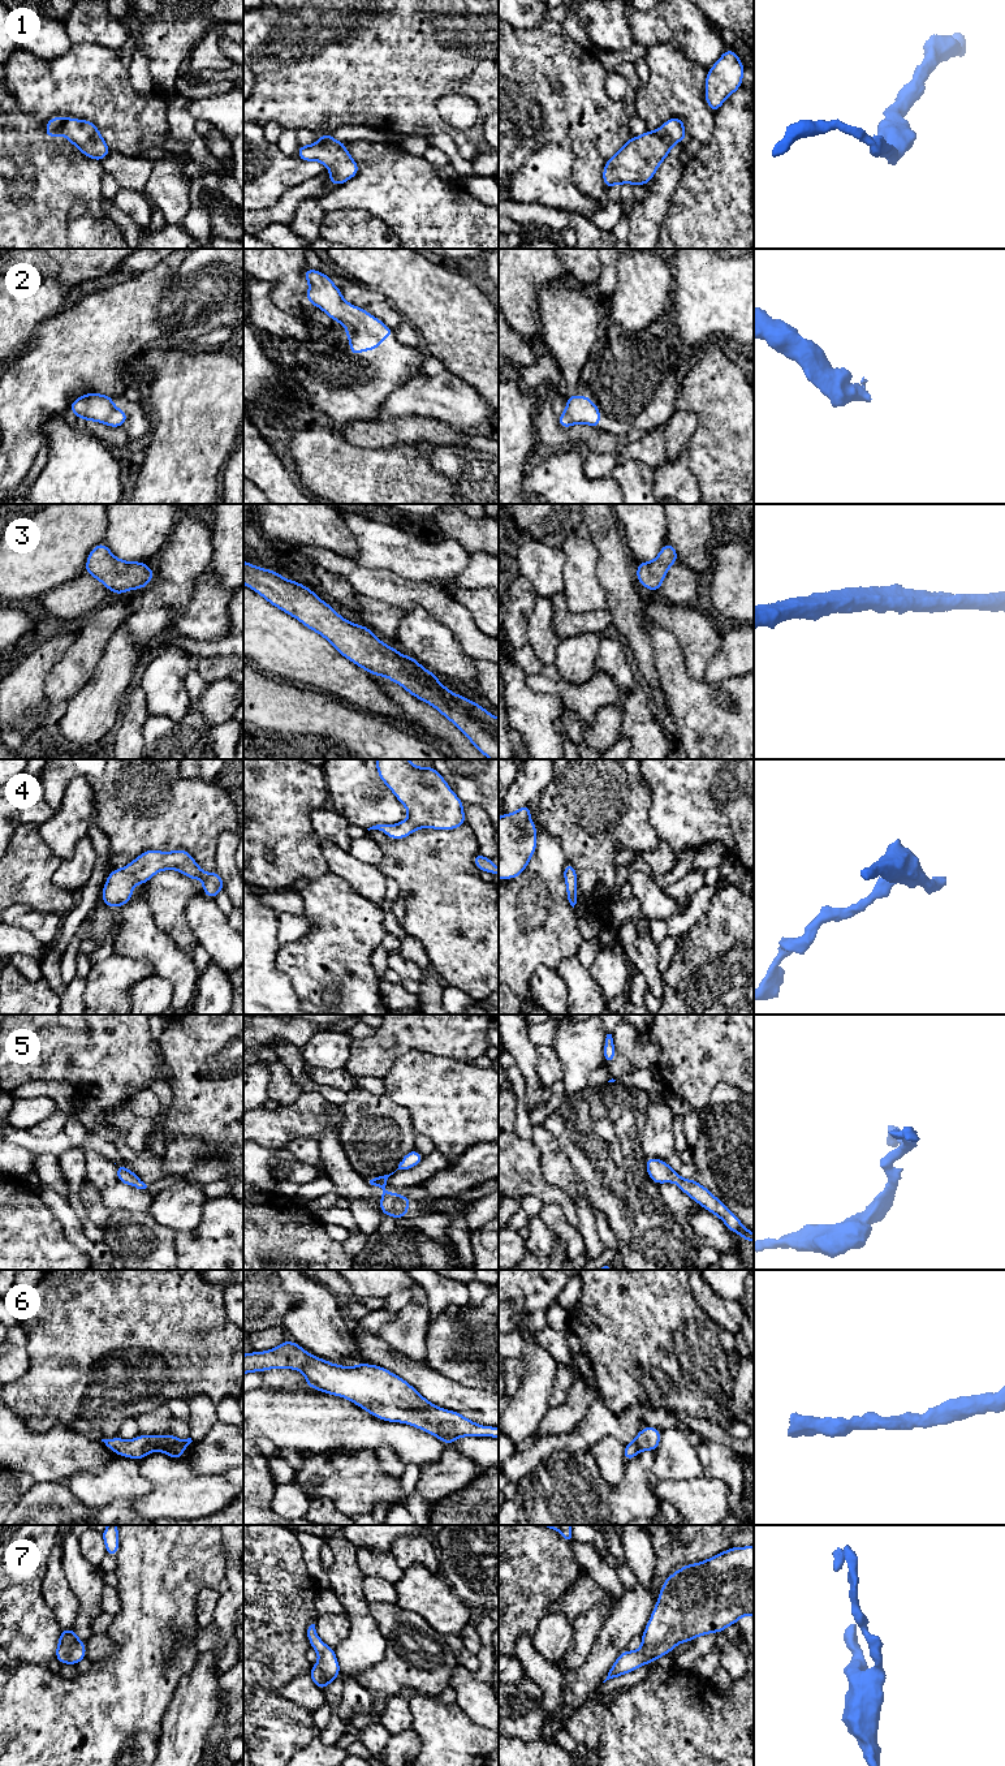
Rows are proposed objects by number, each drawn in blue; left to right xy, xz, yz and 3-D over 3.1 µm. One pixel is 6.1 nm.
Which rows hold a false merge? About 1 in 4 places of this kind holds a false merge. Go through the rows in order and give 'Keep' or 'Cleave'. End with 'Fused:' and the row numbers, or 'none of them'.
1: Keep
2: Keep
3: Keep
4: Keep
5: Keep
6: Keep
7: Keep
Fused: none of them

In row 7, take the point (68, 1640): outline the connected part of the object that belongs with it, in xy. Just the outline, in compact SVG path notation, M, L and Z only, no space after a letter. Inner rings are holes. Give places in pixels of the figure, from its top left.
M61 1629L55 1658L61 1664L77 1666L86 1658L85 1641L79 1641L74 1629Z

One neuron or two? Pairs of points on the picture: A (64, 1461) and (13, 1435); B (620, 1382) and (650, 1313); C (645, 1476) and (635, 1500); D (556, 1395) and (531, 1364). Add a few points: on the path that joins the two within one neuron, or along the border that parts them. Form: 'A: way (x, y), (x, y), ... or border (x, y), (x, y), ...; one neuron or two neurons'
A: way (51, 1456), (31, 1454), (26, 1448); one neuron
B: way (617, 1365), (617, 1345), (633, 1330); one neuron
C: way (639, 1482), (635, 1494); one neuron
D: border (559, 1365), (548, 1405); two neurons

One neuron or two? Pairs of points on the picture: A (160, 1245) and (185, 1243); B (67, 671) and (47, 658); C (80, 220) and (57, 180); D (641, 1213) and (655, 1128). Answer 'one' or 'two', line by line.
A: two
B: two
C: two
D: two

